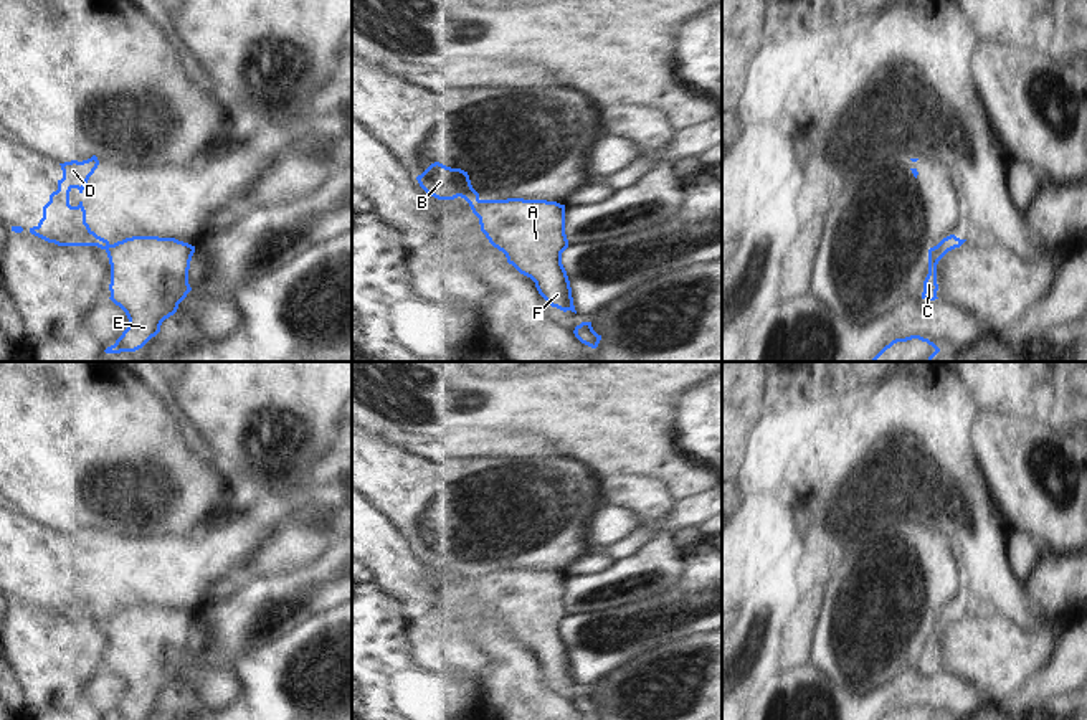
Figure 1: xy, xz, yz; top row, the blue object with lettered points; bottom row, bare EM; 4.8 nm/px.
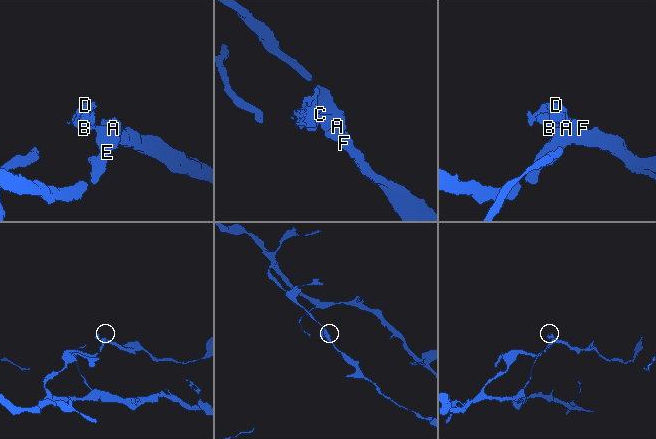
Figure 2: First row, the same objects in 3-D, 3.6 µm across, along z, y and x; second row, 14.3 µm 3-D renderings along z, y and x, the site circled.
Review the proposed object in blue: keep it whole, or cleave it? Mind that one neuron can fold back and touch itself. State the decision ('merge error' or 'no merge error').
merge error

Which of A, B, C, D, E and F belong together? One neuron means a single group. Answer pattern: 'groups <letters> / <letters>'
groups A C E F / B D

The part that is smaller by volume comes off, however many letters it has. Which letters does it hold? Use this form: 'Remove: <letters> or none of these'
Remove: B, D

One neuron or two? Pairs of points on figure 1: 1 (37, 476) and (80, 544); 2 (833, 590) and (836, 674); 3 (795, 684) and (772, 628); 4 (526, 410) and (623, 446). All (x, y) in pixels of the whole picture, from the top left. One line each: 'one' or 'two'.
1: two
2: one
3: two
4: one

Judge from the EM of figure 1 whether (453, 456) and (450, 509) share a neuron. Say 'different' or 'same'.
same

